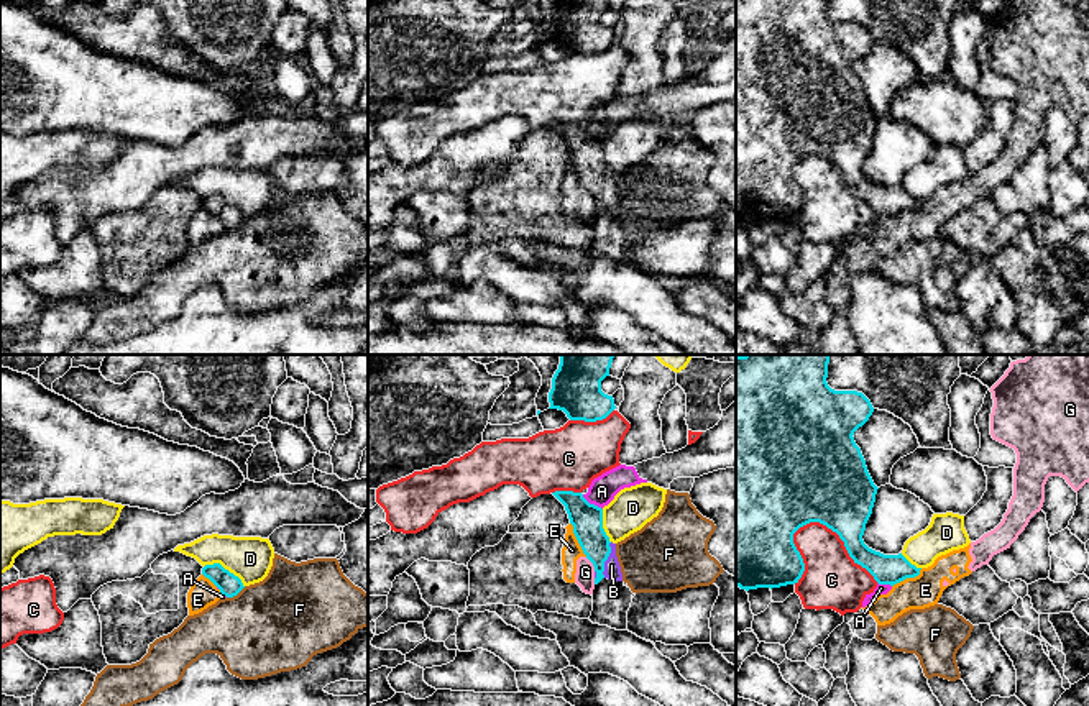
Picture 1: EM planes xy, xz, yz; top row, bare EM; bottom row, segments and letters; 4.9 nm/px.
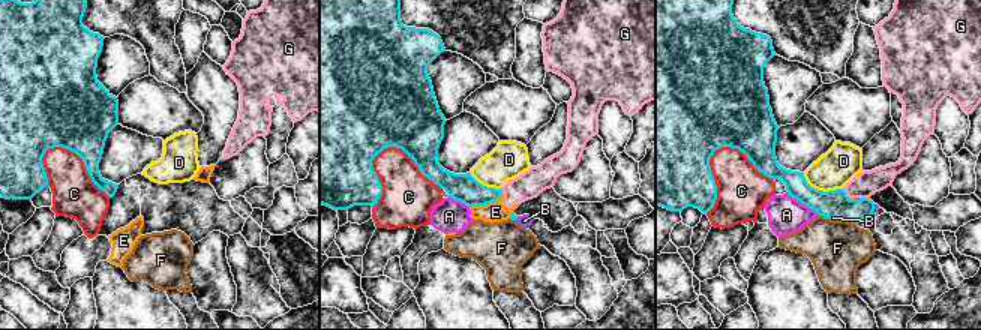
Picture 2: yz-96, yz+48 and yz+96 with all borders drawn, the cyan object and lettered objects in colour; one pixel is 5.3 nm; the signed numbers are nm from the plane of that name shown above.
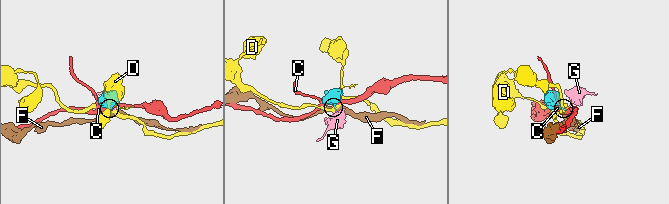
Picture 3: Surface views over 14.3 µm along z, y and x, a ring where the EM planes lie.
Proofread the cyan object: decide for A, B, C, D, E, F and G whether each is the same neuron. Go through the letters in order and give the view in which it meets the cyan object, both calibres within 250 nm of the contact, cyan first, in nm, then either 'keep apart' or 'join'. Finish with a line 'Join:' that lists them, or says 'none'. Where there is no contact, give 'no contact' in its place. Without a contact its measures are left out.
A: xz | 160/140 nm | keep apart
B: xz | 160/80 nm | join
C: yz | 360/280 nm | keep apart
D: xy | 110/220 nm | keep apart
E: xz | 160/90 nm | keep apart
F: xy | 110/460 nm | keep apart
G: xz | 160/100 nm | keep apart
Join: B

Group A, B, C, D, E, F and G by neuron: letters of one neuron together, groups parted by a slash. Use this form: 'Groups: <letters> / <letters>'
Groups: A E G / B / C / D / F

